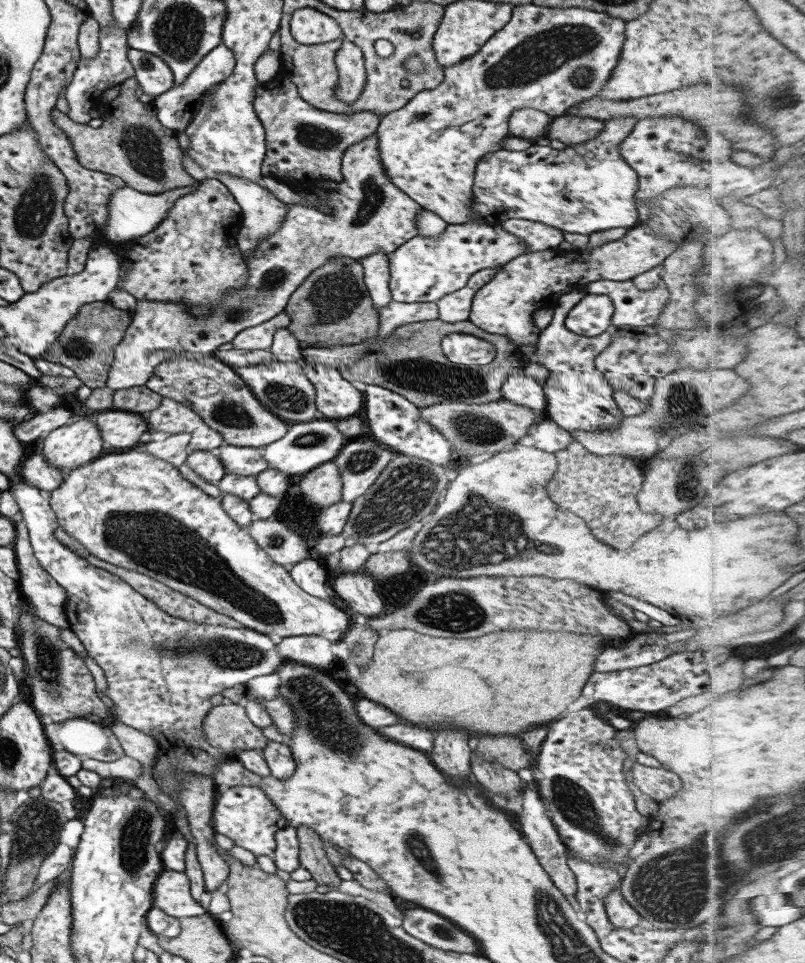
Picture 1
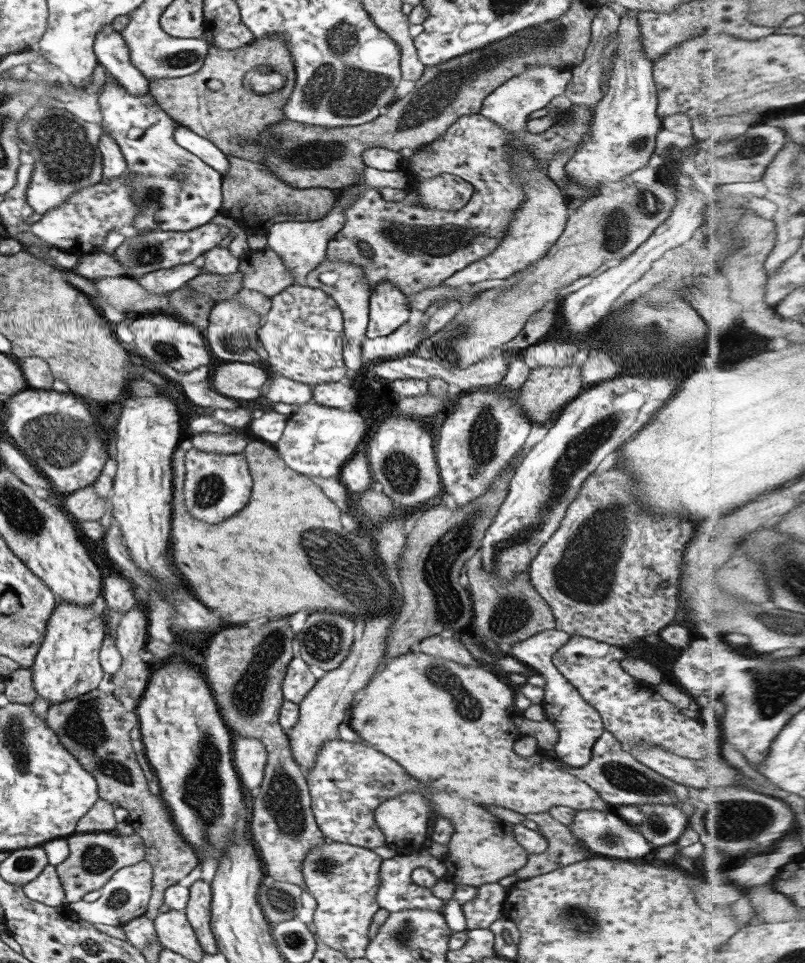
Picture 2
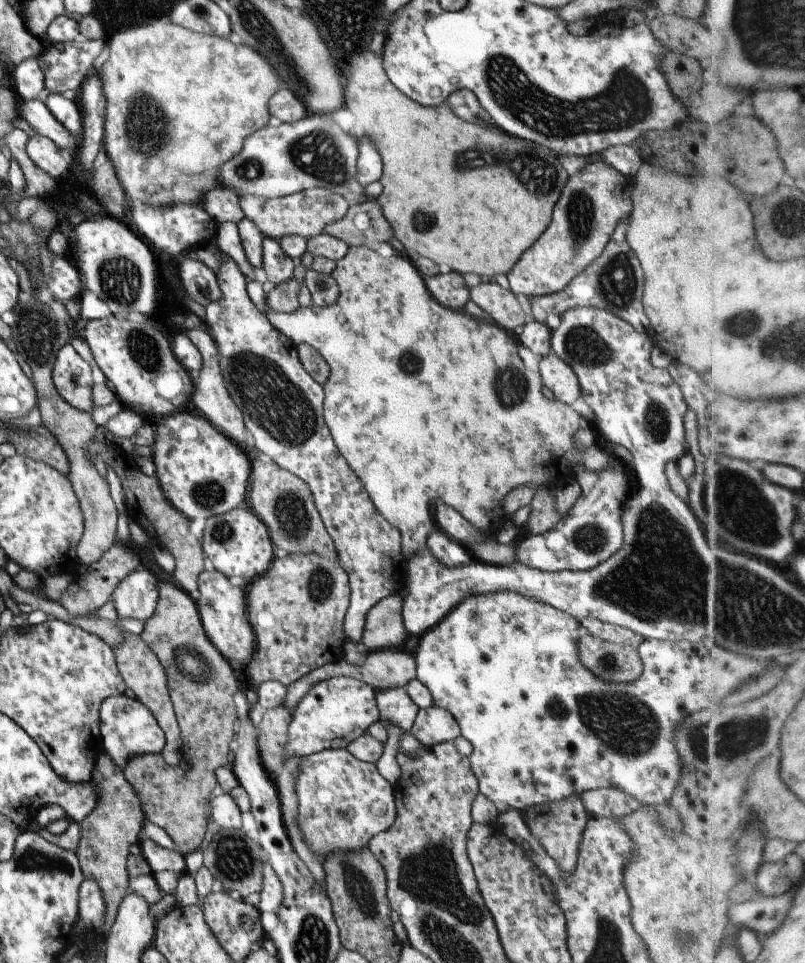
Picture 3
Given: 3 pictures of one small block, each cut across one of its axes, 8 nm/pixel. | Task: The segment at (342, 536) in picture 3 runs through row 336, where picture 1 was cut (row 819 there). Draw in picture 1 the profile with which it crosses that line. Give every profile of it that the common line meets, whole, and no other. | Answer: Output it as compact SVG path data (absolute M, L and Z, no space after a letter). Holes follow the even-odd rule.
M231 786L223 792L218 792L213 808L213 822L216 833L224 834L231 838L236 846L245 848L253 852L256 856L272 857L276 850L275 836L279 830L287 827L284 815L277 809L276 805L270 800L269 796L260 787L256 786Z

